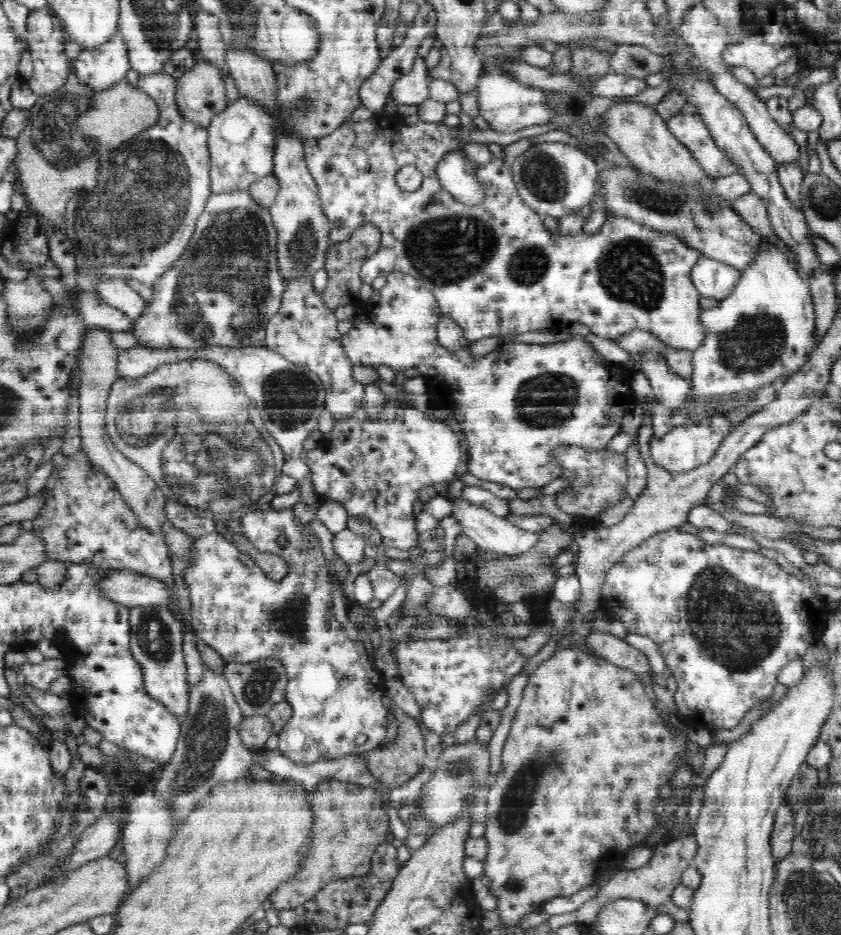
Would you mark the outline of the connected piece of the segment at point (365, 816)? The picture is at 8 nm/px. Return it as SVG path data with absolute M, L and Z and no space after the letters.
M334 779L322 781L315 787L320 788L320 796L316 796L316 848L312 848L312 860L308 860L308 868L304 868L304 872L300 872L300 876L296 876L288 888L280 888L280 892L272 896L270 902L278 911L293 909L312 900L321 888L332 881L368 874L376 847L388 840L388 832L392 832L392 813L384 808L384 800L374 788Z

